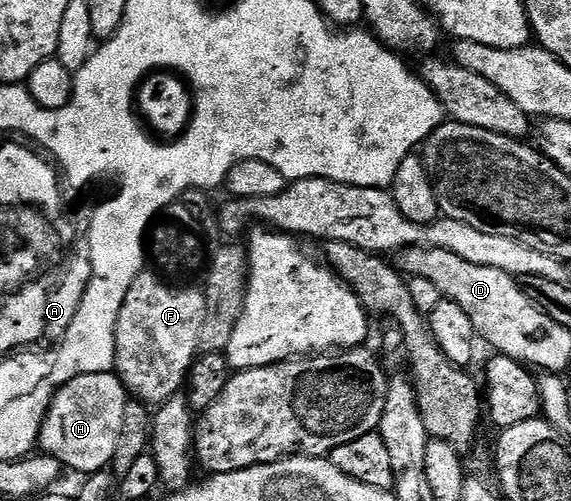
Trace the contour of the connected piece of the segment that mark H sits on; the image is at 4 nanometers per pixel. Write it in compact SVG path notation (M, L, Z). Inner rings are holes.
M117 373L85 374L58 387L42 422L38 446L41 453L61 462L67 471L89 476L107 469L113 463L120 428L124 424L124 408L128 401L126 385Z

